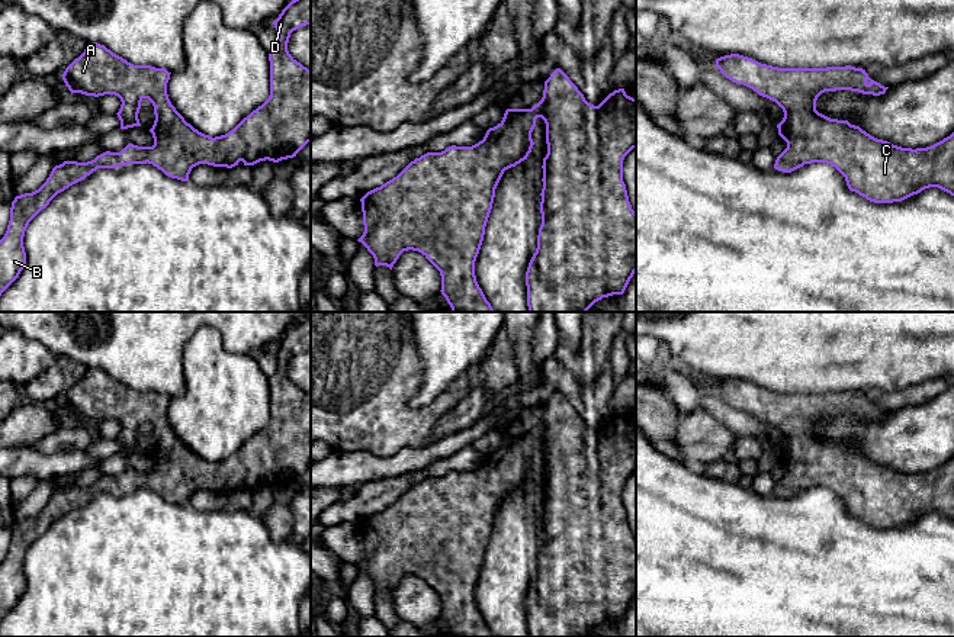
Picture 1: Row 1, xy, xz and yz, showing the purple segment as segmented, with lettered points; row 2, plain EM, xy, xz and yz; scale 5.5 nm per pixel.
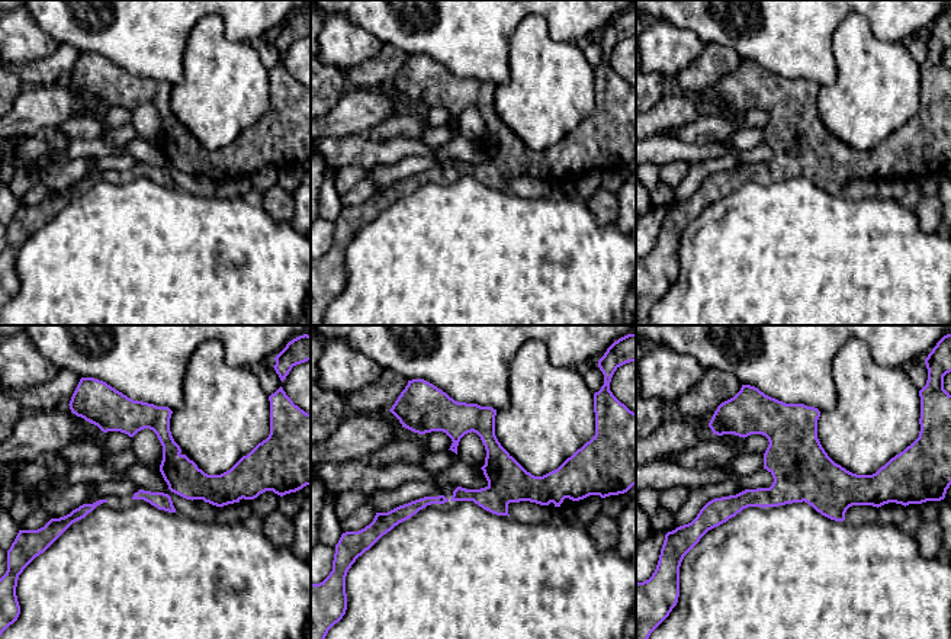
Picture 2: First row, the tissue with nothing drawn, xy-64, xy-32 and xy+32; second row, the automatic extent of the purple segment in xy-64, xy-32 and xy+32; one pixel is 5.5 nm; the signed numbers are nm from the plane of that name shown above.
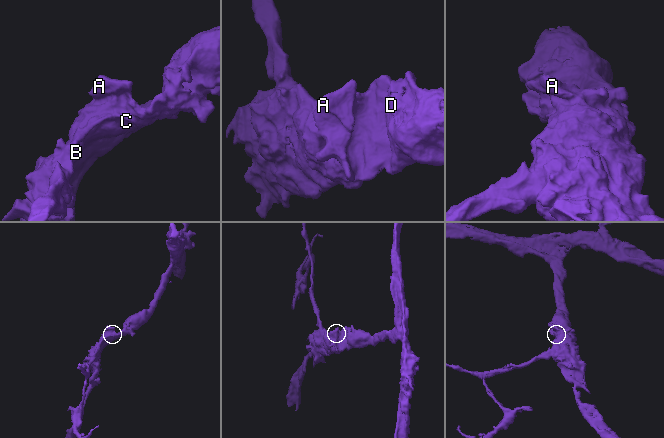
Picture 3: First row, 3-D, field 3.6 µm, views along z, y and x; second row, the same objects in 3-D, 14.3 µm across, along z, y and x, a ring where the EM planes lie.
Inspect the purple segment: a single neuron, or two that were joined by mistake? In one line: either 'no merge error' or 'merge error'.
no merge error

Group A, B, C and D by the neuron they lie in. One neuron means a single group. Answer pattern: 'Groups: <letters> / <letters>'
Groups: A B C D

